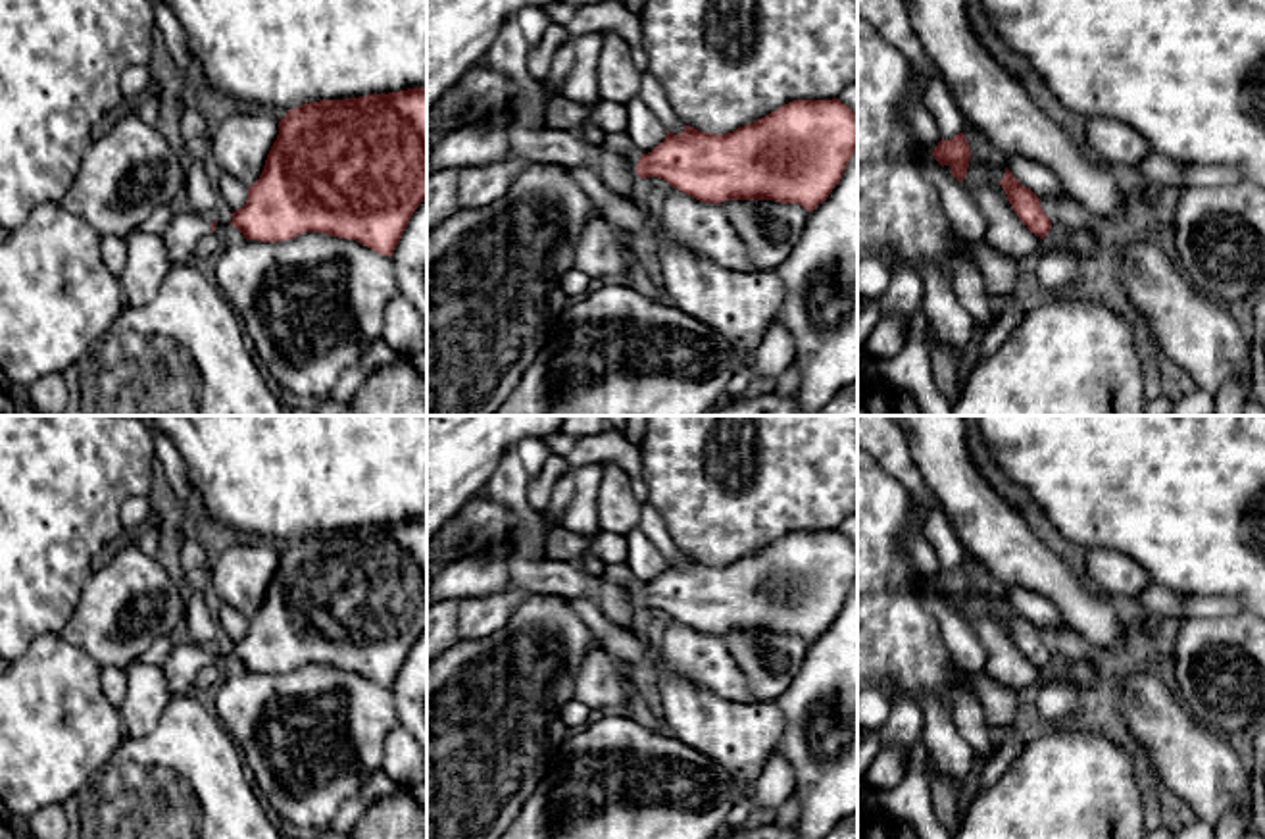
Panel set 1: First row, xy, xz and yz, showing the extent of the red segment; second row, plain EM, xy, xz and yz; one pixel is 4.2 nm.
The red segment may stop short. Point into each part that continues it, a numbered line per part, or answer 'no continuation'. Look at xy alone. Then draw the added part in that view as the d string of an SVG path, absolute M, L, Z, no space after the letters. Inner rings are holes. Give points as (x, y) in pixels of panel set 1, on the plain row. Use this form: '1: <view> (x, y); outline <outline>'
1: xy (183, 664); outline M179 643L173 647L165 662L160 666L171 697L190 695L198 674L211 664L211 652L194 643Z

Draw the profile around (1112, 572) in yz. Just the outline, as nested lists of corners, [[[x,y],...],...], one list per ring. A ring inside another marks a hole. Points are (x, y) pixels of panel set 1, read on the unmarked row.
[[[1111,548],[1084,550],[1084,575],[1104,595],[1136,598],[1152,581],[1130,556]]]

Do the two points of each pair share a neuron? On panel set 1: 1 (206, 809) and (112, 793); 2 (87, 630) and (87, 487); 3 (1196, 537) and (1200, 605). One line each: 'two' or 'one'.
1: one
2: two
3: two

